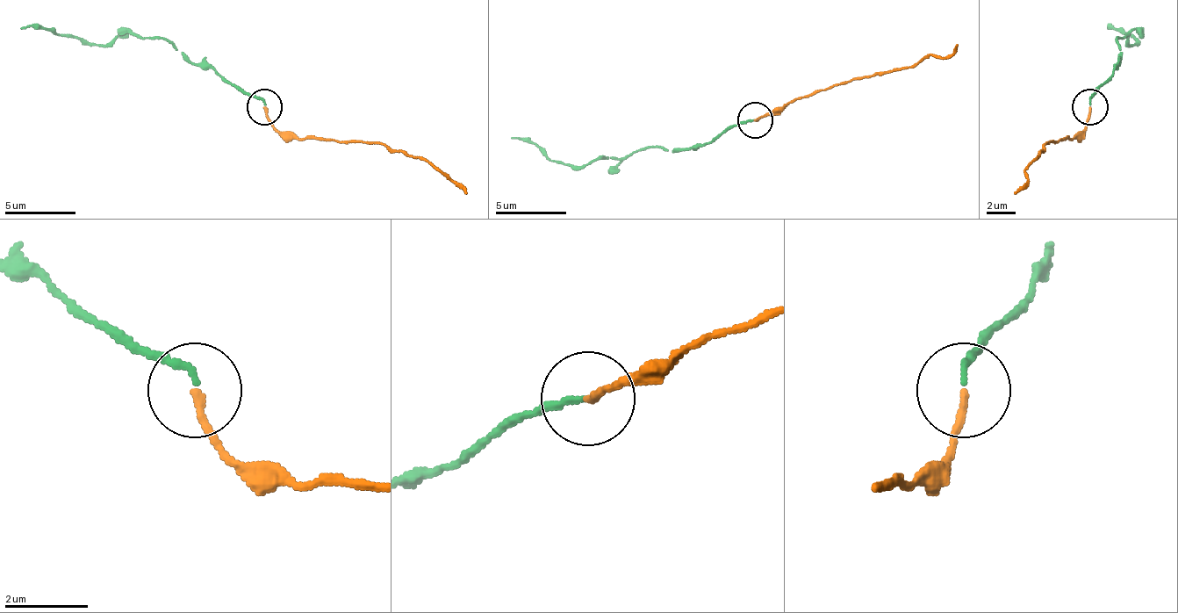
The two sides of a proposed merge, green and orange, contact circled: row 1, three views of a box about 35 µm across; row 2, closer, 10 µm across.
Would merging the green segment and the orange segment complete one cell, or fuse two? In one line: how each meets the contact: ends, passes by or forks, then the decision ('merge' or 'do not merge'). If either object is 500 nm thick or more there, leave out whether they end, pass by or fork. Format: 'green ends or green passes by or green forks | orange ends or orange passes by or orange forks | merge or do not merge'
green ends | orange ends | merge

